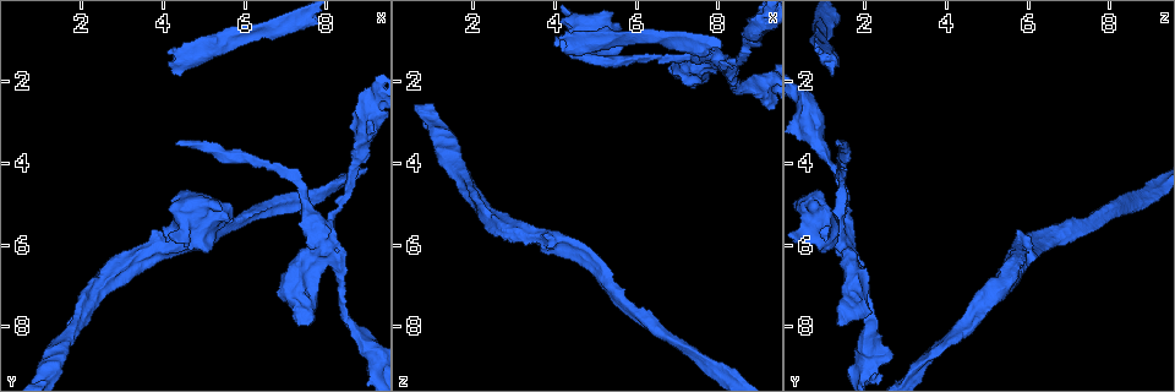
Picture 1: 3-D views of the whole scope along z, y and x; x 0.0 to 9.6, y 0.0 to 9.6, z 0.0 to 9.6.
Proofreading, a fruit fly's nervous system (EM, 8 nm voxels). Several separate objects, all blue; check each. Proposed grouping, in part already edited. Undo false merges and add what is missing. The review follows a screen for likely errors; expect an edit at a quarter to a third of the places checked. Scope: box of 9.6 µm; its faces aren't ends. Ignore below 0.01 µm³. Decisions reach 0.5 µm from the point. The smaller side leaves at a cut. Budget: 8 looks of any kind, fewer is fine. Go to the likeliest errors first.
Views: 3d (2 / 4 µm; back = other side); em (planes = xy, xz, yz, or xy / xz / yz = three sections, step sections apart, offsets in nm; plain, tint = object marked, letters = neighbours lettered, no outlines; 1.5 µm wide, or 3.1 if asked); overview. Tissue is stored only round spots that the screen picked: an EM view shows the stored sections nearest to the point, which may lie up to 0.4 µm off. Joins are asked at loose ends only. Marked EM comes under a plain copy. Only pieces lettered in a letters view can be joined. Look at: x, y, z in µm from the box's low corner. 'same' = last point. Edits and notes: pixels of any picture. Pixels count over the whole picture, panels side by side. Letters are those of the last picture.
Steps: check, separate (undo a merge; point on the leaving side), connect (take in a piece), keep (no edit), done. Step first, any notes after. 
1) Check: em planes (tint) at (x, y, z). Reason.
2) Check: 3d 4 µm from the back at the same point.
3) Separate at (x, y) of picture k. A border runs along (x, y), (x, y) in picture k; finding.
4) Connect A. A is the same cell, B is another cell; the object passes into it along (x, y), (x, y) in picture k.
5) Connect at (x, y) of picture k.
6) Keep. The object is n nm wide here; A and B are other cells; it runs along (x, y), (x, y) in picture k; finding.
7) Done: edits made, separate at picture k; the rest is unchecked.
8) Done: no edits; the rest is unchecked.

Check: 3d 4 µm at (4.10, 5.95, 1.05). Free end.

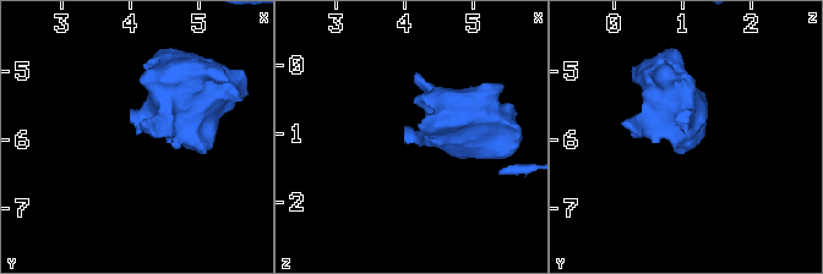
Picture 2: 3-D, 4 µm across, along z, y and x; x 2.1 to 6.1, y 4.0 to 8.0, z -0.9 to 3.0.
Check: em xz step 8 (tint) at (4.10, 5.95, 1.05).

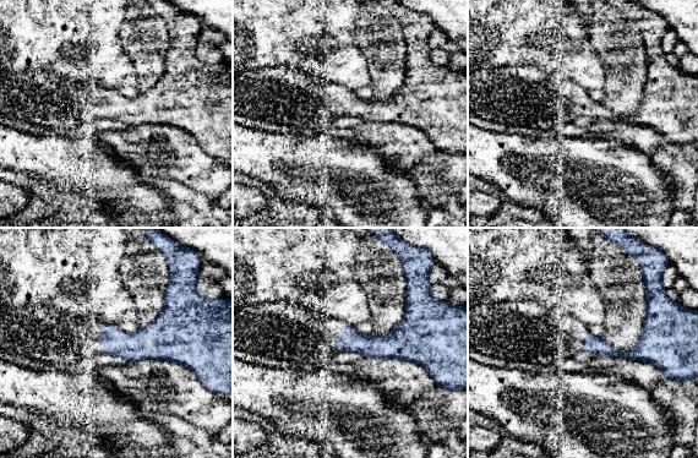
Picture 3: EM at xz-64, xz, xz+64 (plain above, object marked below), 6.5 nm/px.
Check: em xy step 4 (letters) at the same point. Cut it another way.

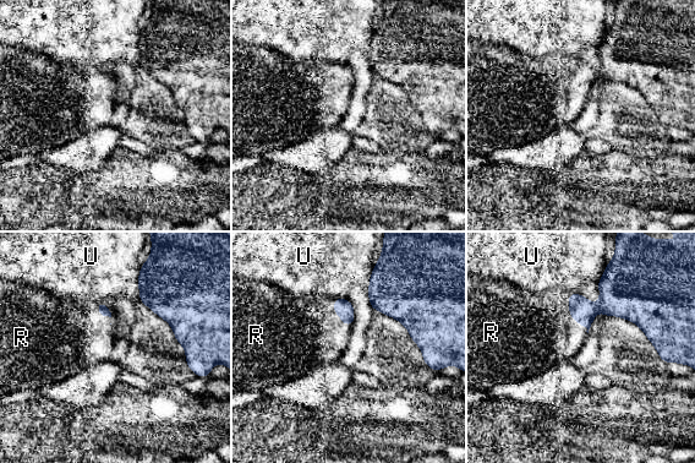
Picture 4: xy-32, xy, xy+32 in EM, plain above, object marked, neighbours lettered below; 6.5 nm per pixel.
Connect R. R is the same cell, U is another cell; the neuron continues.

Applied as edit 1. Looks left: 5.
Check: overview.

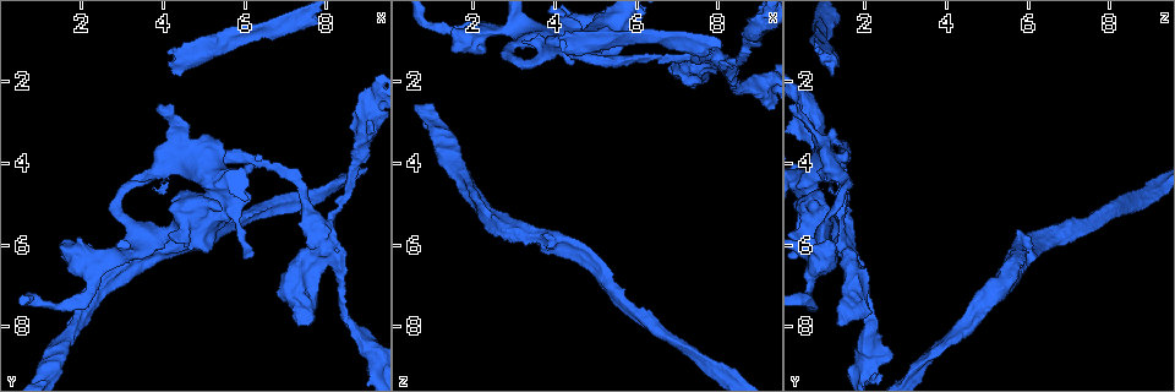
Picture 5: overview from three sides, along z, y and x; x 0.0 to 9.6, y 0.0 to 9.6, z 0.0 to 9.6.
Check: 3d 4 µm at (5.65, 0.85, 0.90). Sudden change in width.

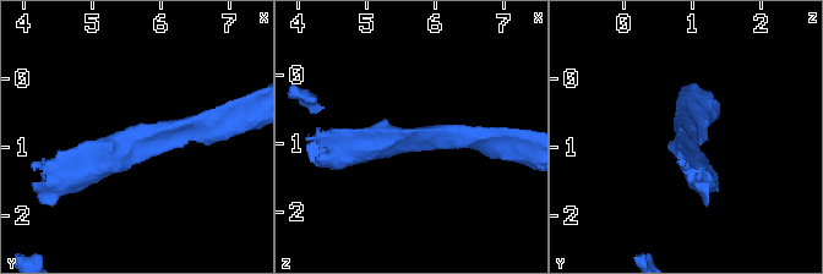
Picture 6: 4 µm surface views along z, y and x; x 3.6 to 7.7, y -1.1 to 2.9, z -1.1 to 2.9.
Check: em planes (letters) at (5.60, 0.90, 0.85). The arms are 170, 380 nm wide.

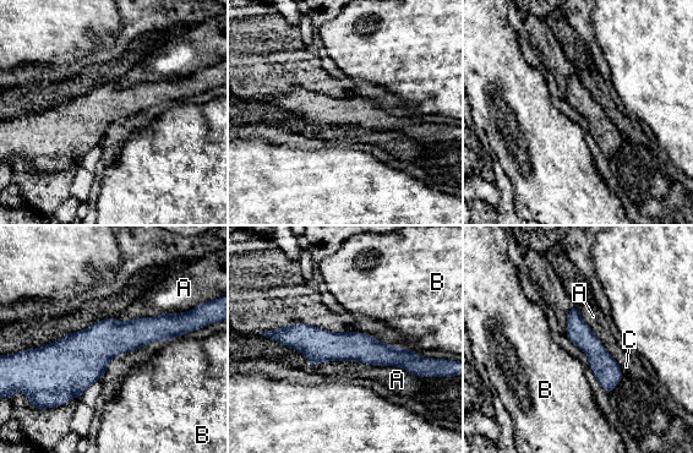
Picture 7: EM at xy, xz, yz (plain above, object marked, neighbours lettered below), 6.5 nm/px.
Keep. The longest contact is with A, 340 nm; A, B and C are other cells; a border runs along (372, 365), (398, 365), (421, 378) in picture 7; continuous, no second neuron.

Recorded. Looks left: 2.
Check: em planes (letters) at (8.80, 3.90, 1.05). Calibre changes.

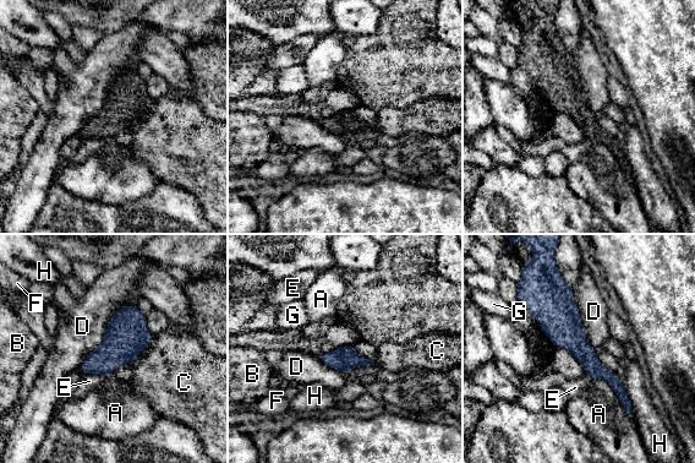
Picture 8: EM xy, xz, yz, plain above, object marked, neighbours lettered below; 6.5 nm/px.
Keep. The object is 160 nm wide here; A, B, C, D, E, F, G and H are other cells; a border runs along (570, 286), (583, 336), (616, 371) in picture 8; one neuron here.

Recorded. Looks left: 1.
Done: edits made, connect at picture 4; the rest is unchecked.

